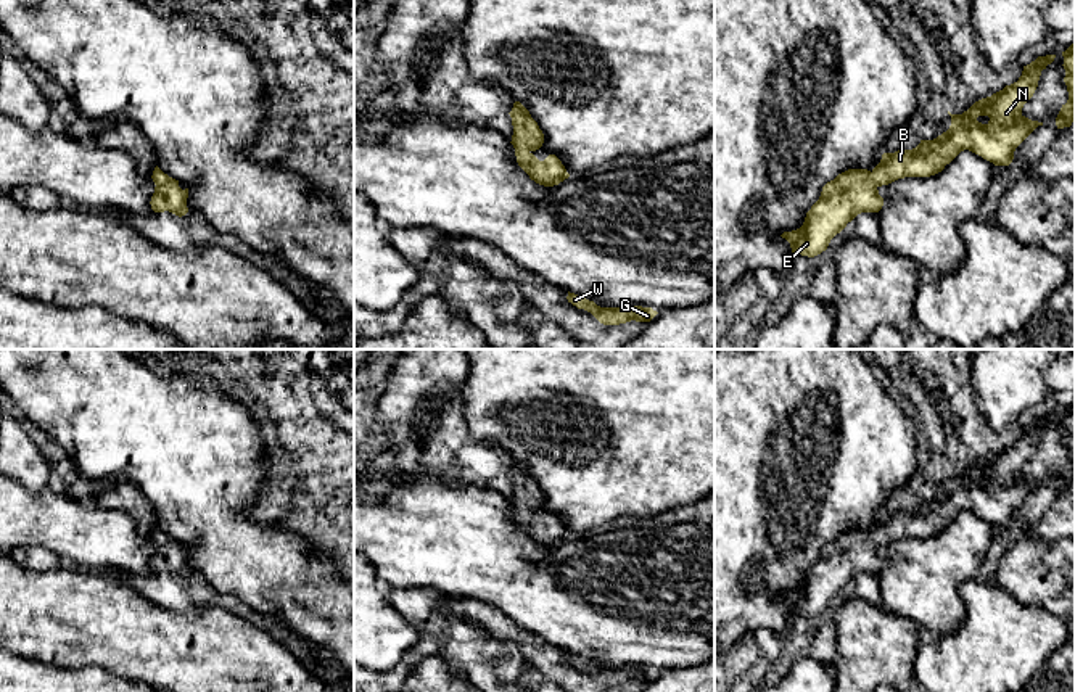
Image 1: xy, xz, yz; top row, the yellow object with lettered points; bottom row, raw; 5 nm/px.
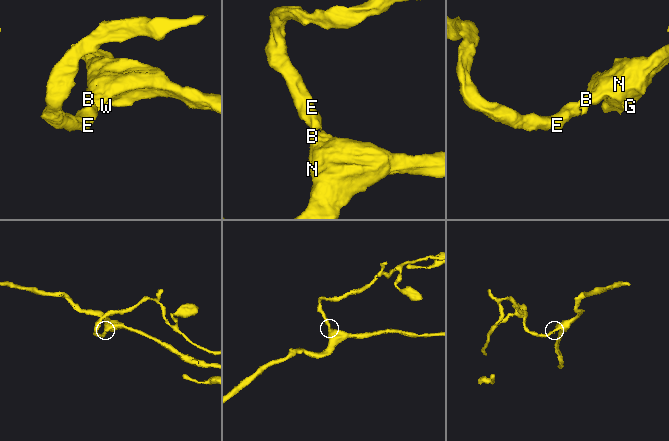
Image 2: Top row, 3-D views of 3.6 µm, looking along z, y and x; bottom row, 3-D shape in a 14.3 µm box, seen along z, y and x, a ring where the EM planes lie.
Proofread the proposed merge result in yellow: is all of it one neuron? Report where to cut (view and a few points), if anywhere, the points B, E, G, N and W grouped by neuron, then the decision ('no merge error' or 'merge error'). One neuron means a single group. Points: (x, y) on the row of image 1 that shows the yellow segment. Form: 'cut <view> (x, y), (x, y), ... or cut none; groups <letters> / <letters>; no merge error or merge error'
cut none; groups B E G N W; no merge error

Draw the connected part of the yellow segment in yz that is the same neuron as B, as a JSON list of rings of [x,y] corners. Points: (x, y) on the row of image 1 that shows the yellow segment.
[[[1056,55],[1038,56],[1024,66],[1017,82],[1006,85],[991,97],[975,101],[962,114],[951,116],[951,126],[933,140],[921,140],[912,150],[883,153],[880,163],[872,169],[848,169],[822,187],[819,200],[806,212],[800,229],[784,232],[781,237],[790,243],[792,253],[814,257],[827,249],[830,240],[840,233],[848,222],[861,212],[879,212],[883,198],[879,187],[888,185],[904,177],[930,177],[945,169],[961,151],[969,150],[995,166],[1009,166],[1015,148],[1043,122],[1032,121],[1022,114],[1024,105],[1033,97],[1041,71],[1054,61]]]

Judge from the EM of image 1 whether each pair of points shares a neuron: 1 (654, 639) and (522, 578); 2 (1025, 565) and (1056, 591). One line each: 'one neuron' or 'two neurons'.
1: one neuron
2: one neuron

